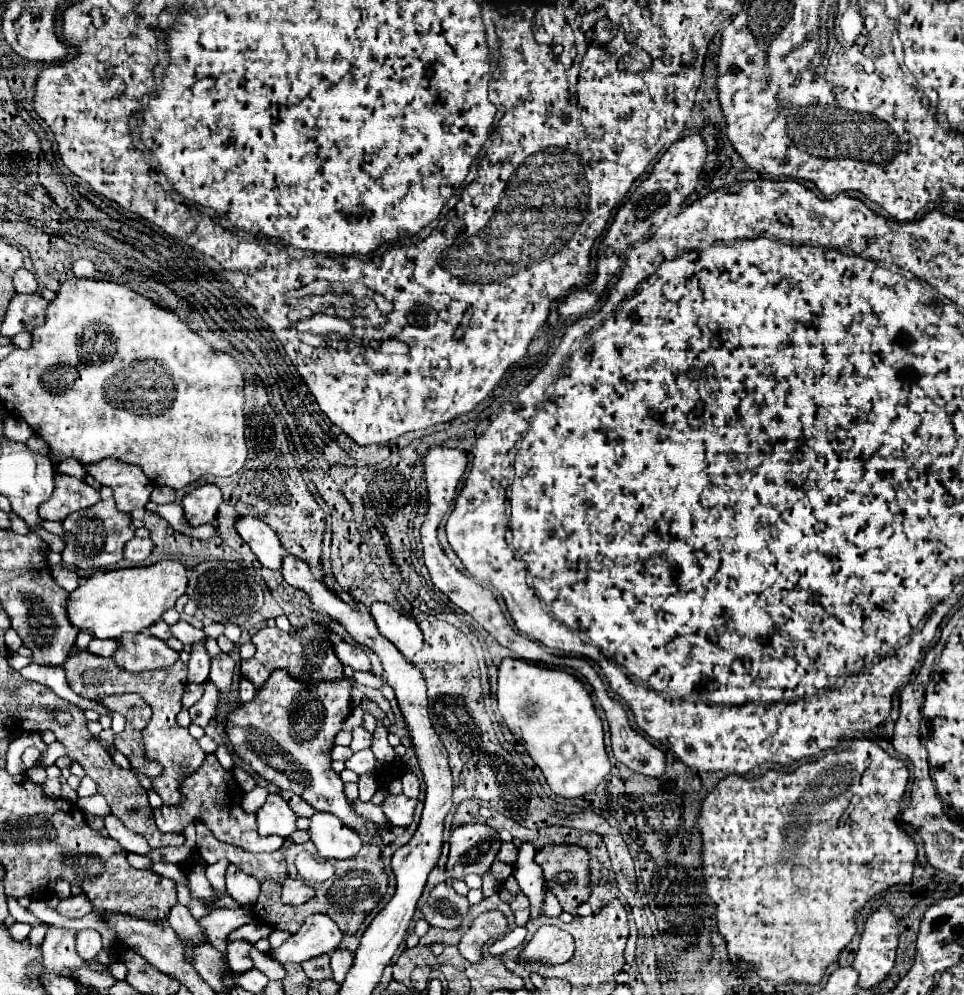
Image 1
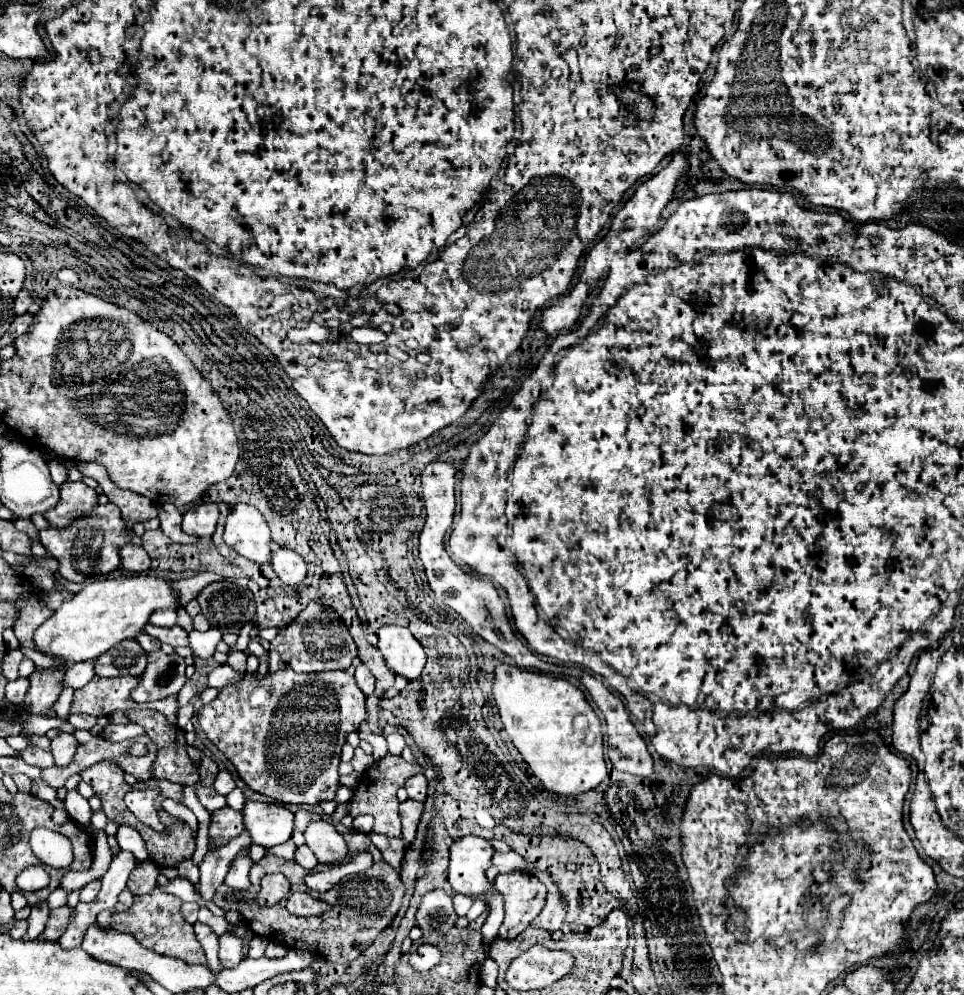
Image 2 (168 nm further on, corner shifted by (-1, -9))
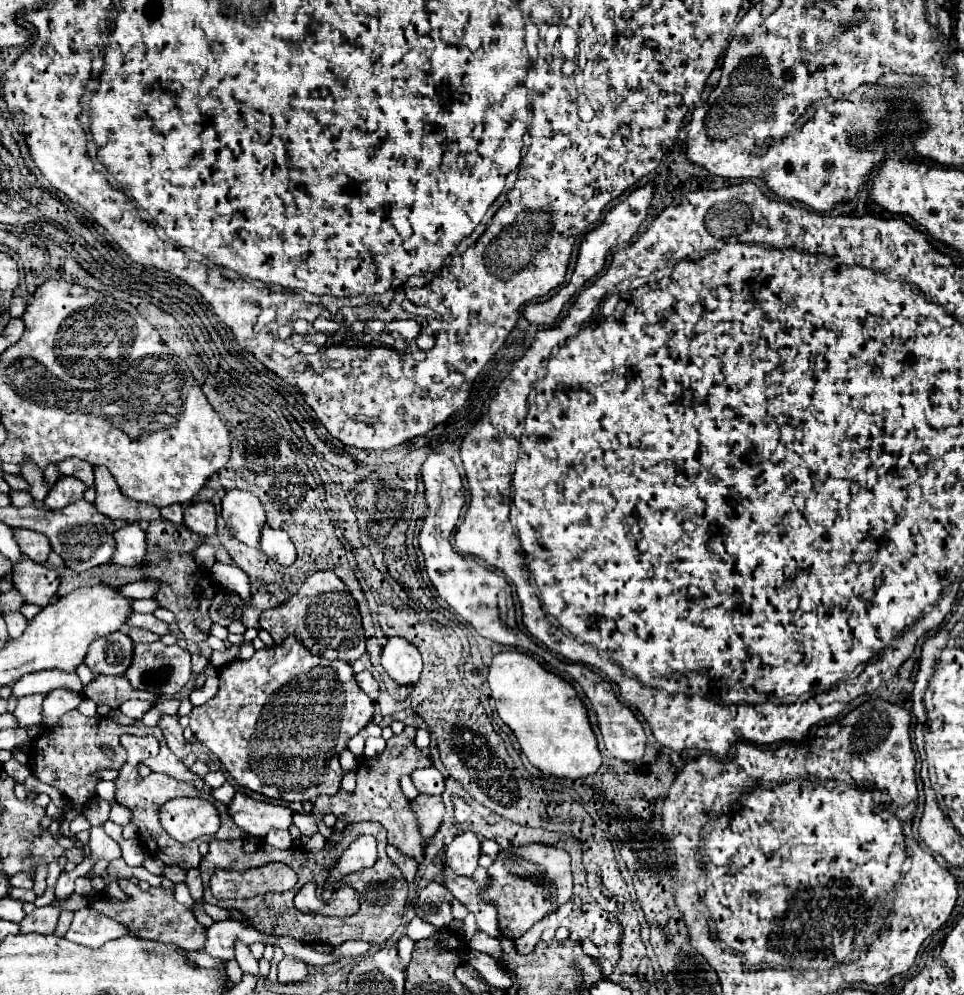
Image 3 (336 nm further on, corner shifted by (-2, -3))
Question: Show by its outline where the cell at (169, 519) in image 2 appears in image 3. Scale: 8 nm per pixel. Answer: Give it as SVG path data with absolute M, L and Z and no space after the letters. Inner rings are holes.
M171 504L161 508L161 516L173 524L183 524L183 508L179 504Z

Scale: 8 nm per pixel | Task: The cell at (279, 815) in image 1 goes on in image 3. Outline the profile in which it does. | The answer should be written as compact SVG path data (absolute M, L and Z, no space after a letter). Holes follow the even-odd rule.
M235 792L227 804L227 812L239 828L255 838L265 836L271 828L289 828L293 816L293 810L285 806L253 800L243 792Z

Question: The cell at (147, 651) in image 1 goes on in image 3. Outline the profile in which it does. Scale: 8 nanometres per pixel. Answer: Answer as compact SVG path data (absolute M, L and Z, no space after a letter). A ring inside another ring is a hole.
M117 630L109 636L103 636L101 640L95 640L89 646L89 652L83 662L91 668L93 674L117 676L129 668L131 648L133 648L131 638Z

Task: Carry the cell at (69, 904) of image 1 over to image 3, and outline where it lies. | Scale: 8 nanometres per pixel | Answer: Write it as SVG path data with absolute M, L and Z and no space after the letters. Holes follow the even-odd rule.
M43 906L29 912L23 922L19 924L21 934L37 932L37 934L53 934L59 920L59 908L57 906Z

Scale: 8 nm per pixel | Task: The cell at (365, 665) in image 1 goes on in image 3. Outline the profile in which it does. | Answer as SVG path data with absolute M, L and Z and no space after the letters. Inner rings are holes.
M361 672L361 674L357 674L357 684L367 692L367 694L377 694L377 690L379 690L379 684L377 684L377 680L371 676L371 672Z

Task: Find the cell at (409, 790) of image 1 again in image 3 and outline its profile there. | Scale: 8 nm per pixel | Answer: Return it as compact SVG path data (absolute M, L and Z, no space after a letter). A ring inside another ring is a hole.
M433 766L423 768L423 770L415 770L411 774L411 780L421 794L443 794L443 790L445 790L443 774Z

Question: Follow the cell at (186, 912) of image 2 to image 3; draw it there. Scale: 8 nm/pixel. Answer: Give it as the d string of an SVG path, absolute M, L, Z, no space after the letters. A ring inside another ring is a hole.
M175 882L175 888L173 888L173 890L175 890L175 898L177 898L181 904L193 908L193 898L191 898L189 888L187 888L185 882Z

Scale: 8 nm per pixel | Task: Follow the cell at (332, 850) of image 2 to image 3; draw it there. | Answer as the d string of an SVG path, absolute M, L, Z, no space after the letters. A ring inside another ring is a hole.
M293 814L293 824L299 828L299 832L303 836L313 836L317 832L315 818L309 814Z

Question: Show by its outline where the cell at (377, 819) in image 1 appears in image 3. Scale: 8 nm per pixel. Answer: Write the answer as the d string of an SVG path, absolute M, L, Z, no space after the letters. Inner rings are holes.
M387 846L387 856L391 858L391 862L395 862L397 866L399 866L399 870L403 872L403 876L405 876L405 880L407 882L413 882L413 878L415 878L415 872L417 872L417 862L413 860L413 858L405 858L399 850L395 850L393 846Z

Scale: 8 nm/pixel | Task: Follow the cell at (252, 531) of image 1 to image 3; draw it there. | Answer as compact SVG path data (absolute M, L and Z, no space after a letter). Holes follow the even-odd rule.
M231 490L221 498L223 520L231 534L247 546L259 546L261 528L265 526L265 510L251 492Z

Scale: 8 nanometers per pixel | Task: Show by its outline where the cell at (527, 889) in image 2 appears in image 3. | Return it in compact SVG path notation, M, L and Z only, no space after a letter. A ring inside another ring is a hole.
M547 844L503 848L487 872L491 882L483 890L483 898L497 906L499 932L509 940L523 936L535 922L567 904L573 894L569 854Z

